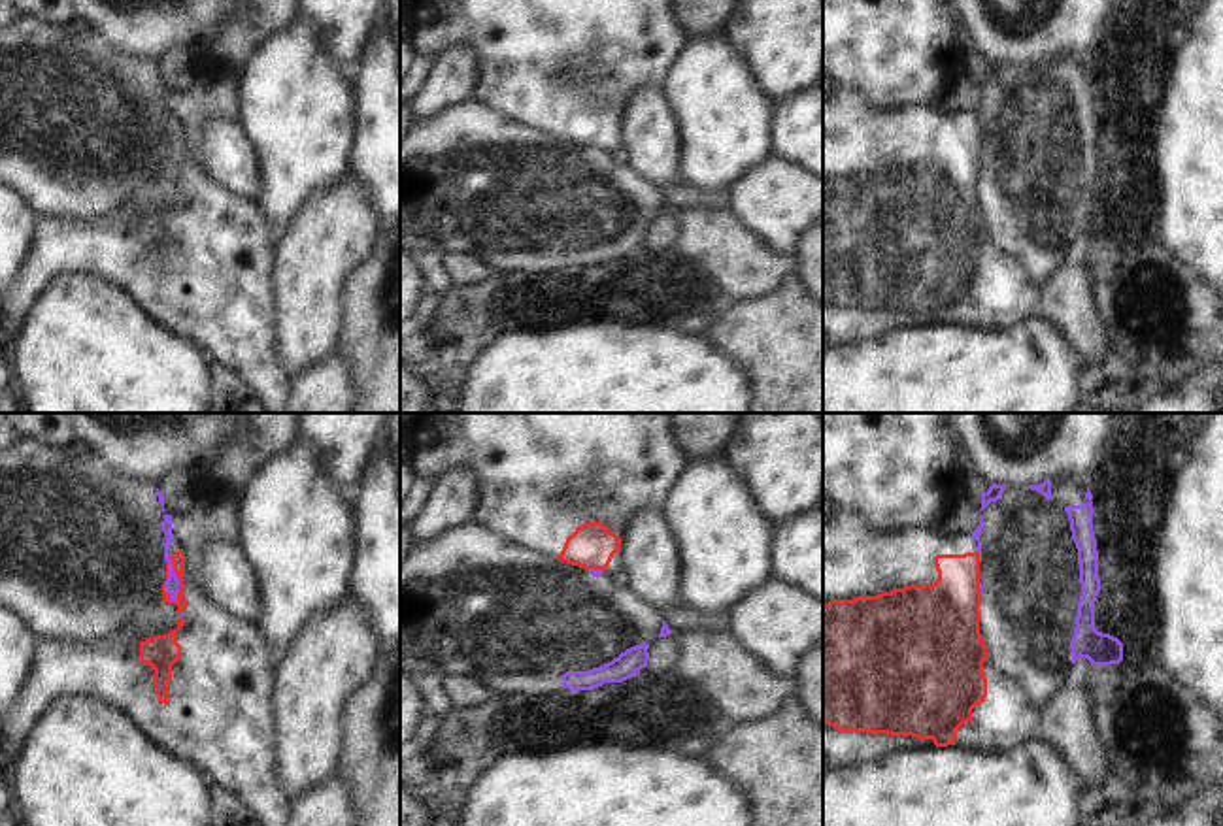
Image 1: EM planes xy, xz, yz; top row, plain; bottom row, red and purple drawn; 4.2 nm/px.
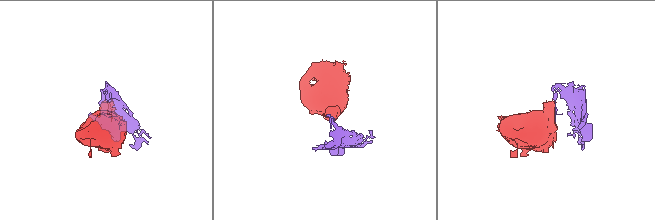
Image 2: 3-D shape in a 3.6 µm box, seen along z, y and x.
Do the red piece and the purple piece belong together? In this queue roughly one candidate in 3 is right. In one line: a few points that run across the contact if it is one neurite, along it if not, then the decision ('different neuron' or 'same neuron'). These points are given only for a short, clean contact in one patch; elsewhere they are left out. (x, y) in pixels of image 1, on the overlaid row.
different neuron

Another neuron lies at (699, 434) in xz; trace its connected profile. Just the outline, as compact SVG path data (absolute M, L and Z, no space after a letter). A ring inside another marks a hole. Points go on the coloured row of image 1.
M672 413L670 428L687 462L721 453L740 413Z

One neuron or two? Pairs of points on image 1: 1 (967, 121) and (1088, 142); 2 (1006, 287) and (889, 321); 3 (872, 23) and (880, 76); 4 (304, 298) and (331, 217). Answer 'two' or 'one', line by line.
1: two
2: one
3: one
4: one

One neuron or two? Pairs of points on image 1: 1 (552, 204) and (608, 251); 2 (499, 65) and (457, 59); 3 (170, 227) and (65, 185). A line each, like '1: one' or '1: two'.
1: one
2: two
3: two

